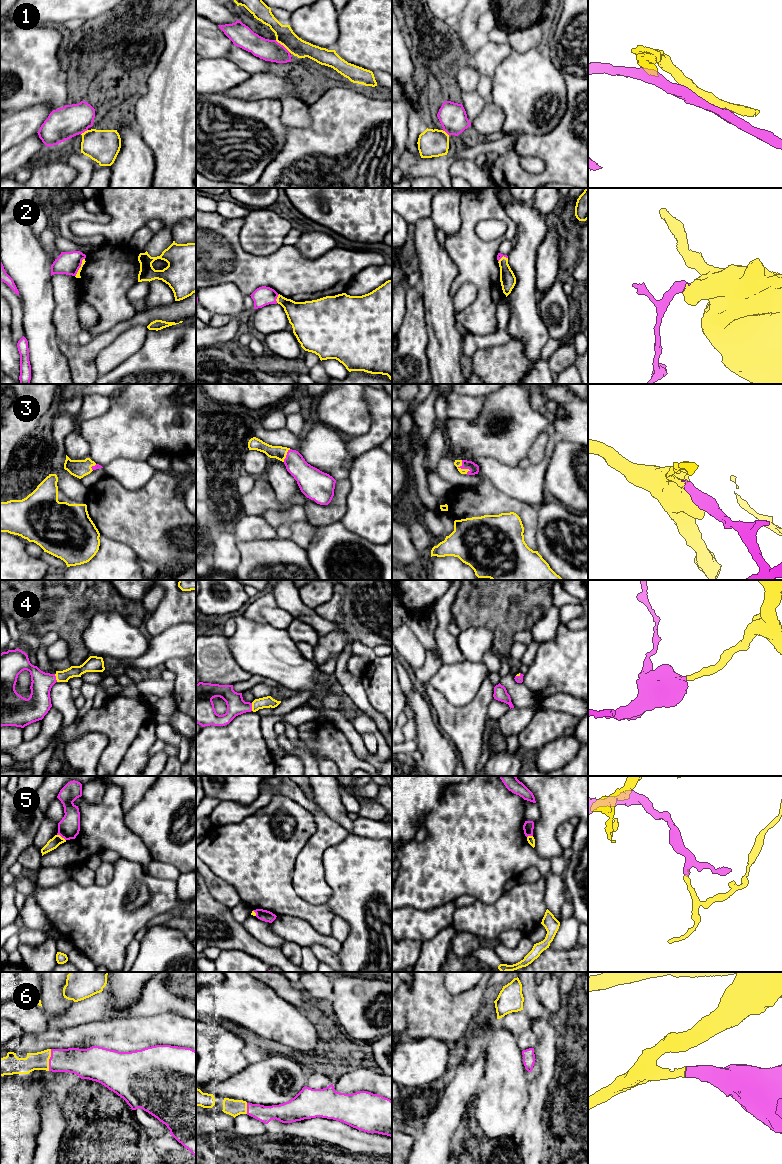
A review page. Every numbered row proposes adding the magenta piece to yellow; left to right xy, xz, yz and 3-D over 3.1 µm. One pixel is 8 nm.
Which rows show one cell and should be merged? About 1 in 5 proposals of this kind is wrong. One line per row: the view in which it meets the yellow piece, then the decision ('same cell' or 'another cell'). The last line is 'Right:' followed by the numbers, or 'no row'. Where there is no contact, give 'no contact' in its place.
1: contact in xz; same cell
2: contact in xy; same cell
3: contact in yz; same cell
4: contact in xy; same cell
5: contact in xy; same cell
6: contact in xy; same cell
Right: 1, 2, 3, 4, 5, 6

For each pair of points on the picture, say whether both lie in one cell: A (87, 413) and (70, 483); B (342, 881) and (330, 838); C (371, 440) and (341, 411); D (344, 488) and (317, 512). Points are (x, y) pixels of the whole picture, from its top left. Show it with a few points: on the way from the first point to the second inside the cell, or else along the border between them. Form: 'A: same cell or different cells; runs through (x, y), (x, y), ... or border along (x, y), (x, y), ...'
A: different cells; border along (83, 397), (83, 405), (75, 423)
B: different cells; border along (351, 832), (324, 852), (323, 868)
C: different cells; border along (369, 410), (370, 430), (362, 435), (346, 438)
D: same cell; runs through (340, 496), (325, 512)

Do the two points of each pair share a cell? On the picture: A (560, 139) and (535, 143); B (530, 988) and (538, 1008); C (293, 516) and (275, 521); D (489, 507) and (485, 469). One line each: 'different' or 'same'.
A: same
B: same
C: same
D: different

